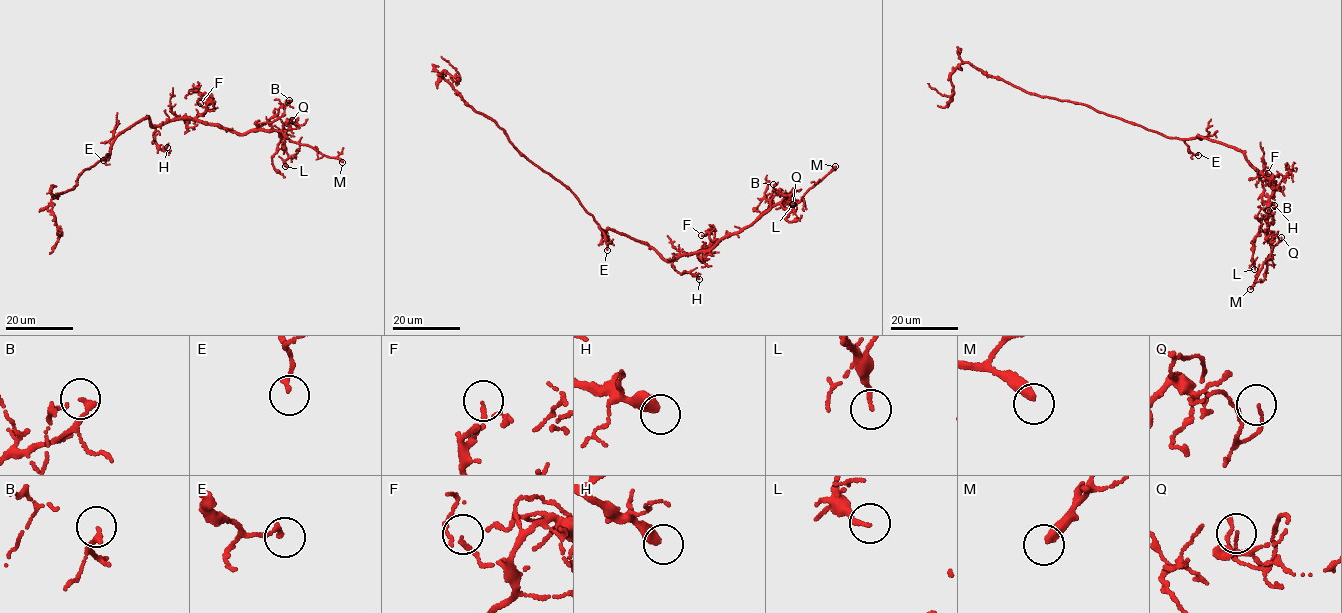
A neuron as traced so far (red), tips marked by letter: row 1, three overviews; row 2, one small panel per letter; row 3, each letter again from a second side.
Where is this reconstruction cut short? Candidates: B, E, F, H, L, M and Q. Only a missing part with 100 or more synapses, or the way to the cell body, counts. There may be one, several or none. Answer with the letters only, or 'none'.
M

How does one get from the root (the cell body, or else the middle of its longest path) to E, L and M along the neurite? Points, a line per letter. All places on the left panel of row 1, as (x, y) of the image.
E: (111, 147), (109, 157), (103, 160)
L: (111, 147), (120, 133), (146, 117), (152, 126), (190, 117), (239, 133), (280, 131), (287, 155), (285, 166)
M: (111, 147), (120, 133), (146, 117), (152, 126), (190, 117), (239, 133), (274, 129), (283, 138), (342, 162)

